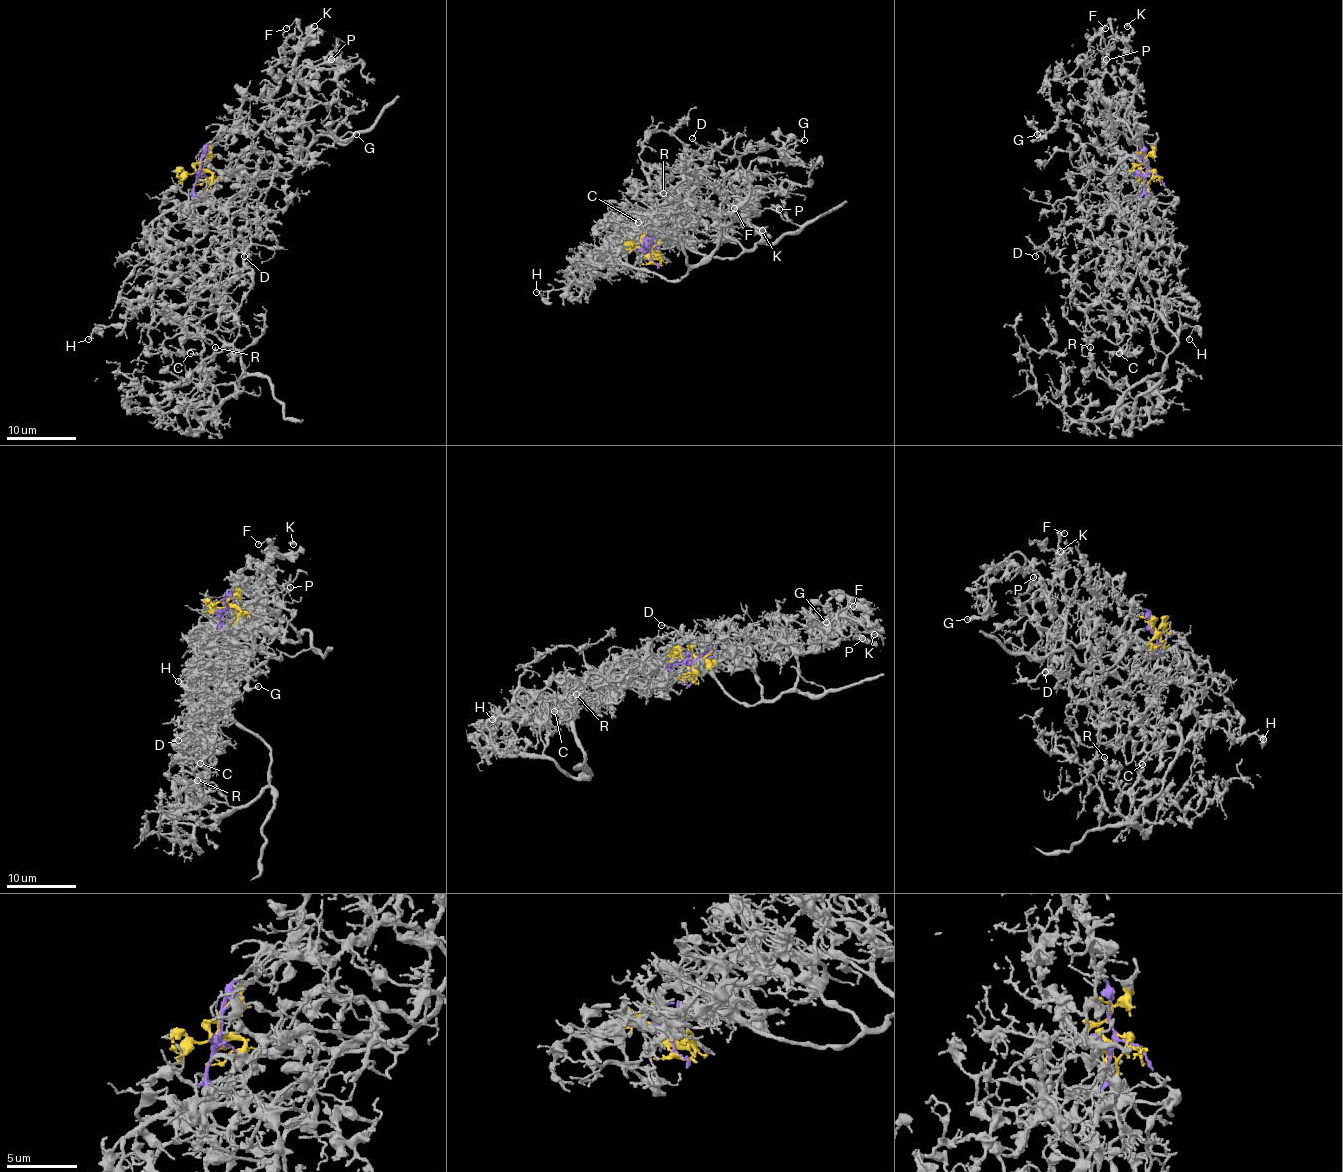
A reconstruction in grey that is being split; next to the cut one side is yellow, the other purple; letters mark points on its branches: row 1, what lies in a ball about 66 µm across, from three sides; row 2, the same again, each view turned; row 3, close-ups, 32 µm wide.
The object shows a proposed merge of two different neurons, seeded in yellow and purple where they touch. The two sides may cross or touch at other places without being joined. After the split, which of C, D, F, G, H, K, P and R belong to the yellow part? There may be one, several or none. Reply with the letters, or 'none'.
D, F, G, K, P

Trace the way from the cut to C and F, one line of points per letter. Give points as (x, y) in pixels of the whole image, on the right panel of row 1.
C: (1148, 170), (1136, 224), (1136, 265), (1128, 295), (1131, 331), (1126, 348), (1119, 353)
F: (1148, 170), (1154, 173), (1143, 191), (1136, 182), (1155, 175), (1100, 92), (1115, 35), (1105, 28)

